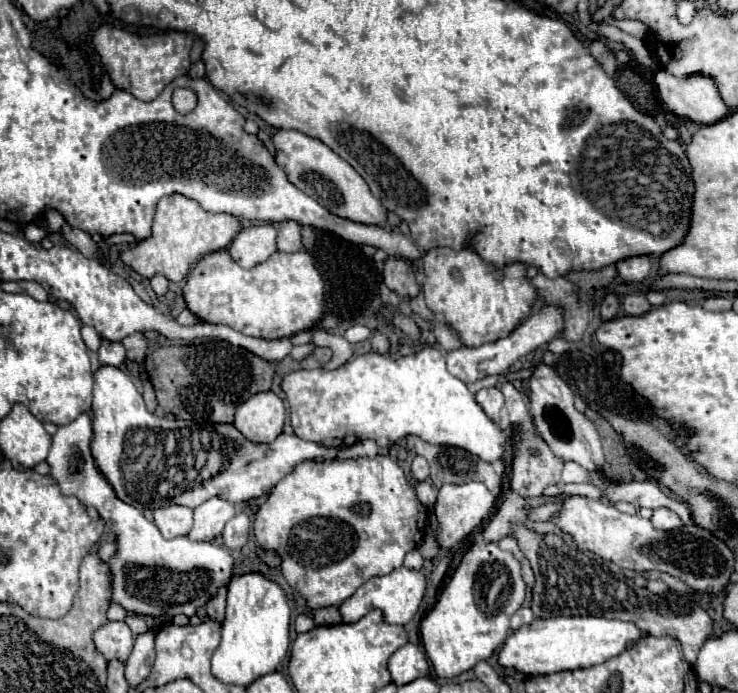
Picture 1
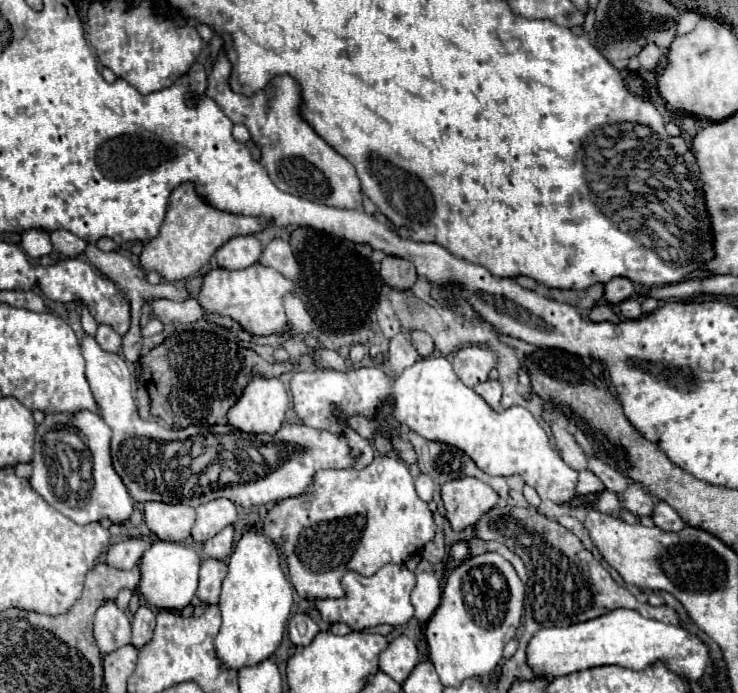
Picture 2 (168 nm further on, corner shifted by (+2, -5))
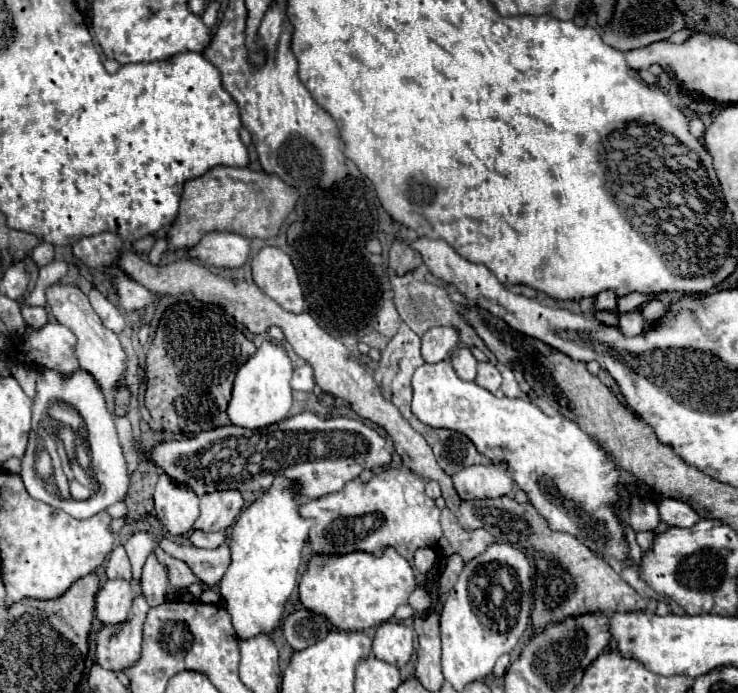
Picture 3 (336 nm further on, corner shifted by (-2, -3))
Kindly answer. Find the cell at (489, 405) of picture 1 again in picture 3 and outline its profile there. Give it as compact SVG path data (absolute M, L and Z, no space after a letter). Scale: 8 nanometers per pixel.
M480 362L478 364L478 376L476 376L476 384L490 390L492 394L496 394L500 390L500 384L502 384L502 376L500 372L496 370L494 364L488 364L488 362Z

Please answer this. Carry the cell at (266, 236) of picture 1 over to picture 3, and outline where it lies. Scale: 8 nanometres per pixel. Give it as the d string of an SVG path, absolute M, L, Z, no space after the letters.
M232 232L206 234L198 246L188 250L190 256L200 258L208 266L240 268L250 256L250 240Z

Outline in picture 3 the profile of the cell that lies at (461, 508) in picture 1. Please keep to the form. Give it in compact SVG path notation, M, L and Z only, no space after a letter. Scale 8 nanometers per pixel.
M502 464L468 466L452 476L454 488L462 500L500 498L512 492L514 482Z

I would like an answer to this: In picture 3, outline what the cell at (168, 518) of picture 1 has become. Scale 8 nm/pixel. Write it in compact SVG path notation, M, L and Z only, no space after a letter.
M166 474L158 478L154 490L154 510L168 534L182 536L192 530L192 524L198 518L198 502L200 498L192 490L174 484Z

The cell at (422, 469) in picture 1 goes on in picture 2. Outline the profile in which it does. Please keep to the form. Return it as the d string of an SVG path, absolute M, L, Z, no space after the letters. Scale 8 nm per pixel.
M420 474L416 478L416 492L424 502L430 502L432 500L432 492L434 492L434 482L426 474Z

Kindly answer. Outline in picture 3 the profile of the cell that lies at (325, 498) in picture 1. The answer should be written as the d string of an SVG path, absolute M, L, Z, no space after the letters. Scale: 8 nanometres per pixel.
M382 468L374 472L374 476L368 482L362 482L360 478L350 480L340 492L332 492L328 496L320 496L316 500L304 500L298 508L300 516L316 520L316 530L310 532L308 546L310 552L320 556L340 556L348 552L368 552L372 556L380 556L384 548L396 548L400 556L404 556L408 562L414 560L414 552L418 548L434 548L442 536L440 528L440 510L436 508L434 500L426 496L424 492L424 478L410 470L402 468Z

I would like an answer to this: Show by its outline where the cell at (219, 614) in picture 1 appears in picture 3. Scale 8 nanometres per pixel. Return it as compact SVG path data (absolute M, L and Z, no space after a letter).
M162 538L158 546L170 556L186 562L190 570L196 574L196 578L200 578L200 582L208 588L214 588L222 580L230 564L230 550L226 544L216 550L204 550L196 546L180 546L168 538Z

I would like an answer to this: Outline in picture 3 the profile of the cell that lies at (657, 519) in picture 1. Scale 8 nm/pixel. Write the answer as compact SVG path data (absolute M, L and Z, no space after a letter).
M662 498L658 508L660 508L662 520L668 526L690 528L700 520L700 516L686 502L680 502L680 500L674 500L674 498Z

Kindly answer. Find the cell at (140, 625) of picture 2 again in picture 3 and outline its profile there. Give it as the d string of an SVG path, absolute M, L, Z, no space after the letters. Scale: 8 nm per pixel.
M150 554L142 572L142 596L148 600L150 608L156 608L164 602L166 584L168 584L166 568Z

